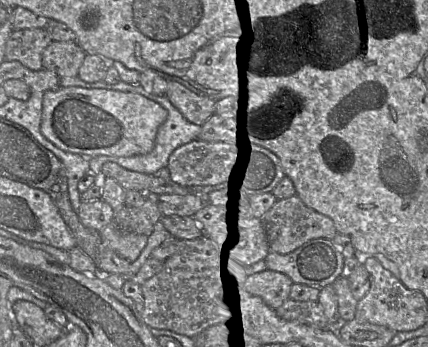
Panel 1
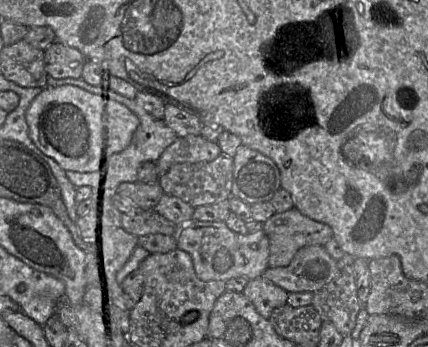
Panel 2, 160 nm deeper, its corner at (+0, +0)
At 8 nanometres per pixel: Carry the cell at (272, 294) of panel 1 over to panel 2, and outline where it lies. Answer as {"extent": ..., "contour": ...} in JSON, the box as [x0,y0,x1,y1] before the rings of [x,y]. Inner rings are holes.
{"extent":[242,279,289,319],"contour":[[[251,279],[242,292],[269,319],[273,311],[287,304],[289,293],[268,279]]]}

